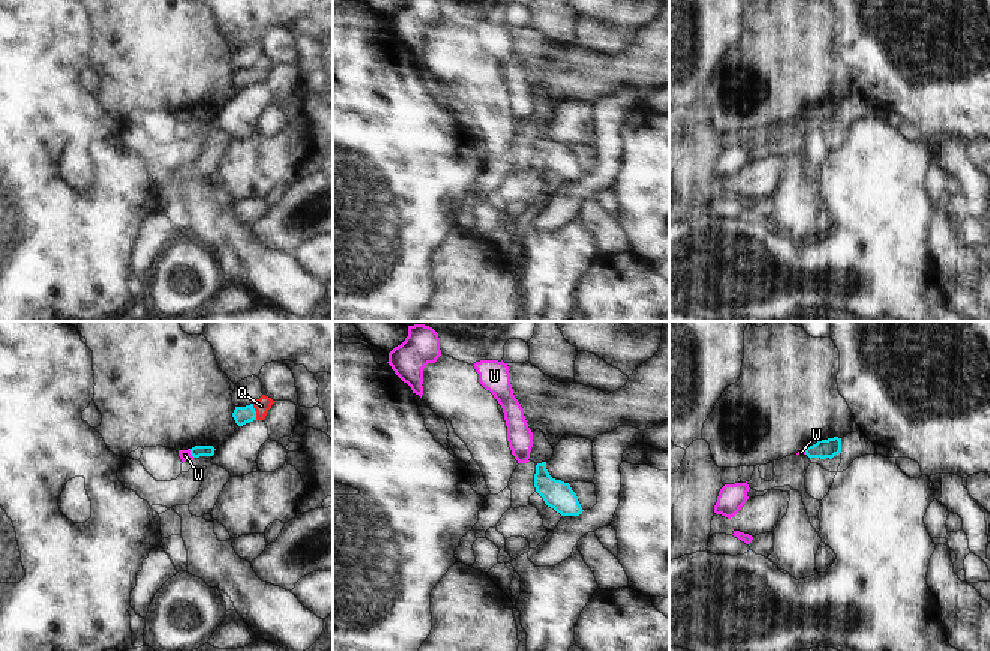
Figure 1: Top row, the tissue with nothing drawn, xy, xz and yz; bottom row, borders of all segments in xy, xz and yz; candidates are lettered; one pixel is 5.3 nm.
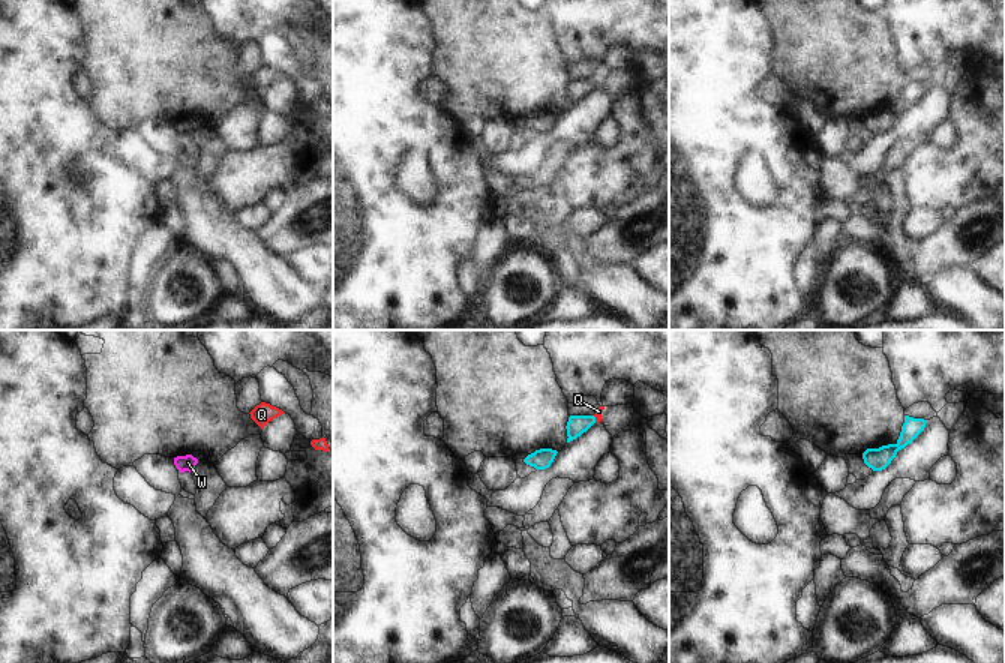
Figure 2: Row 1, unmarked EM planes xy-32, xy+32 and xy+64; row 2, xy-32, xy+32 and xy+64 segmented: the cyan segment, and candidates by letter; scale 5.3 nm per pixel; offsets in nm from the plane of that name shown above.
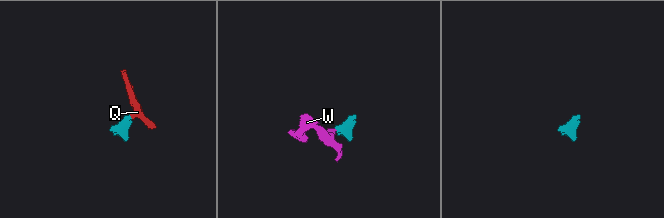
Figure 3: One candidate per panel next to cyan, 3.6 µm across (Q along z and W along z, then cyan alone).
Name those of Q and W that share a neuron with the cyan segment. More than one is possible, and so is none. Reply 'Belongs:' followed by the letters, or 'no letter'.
Belongs: Q

